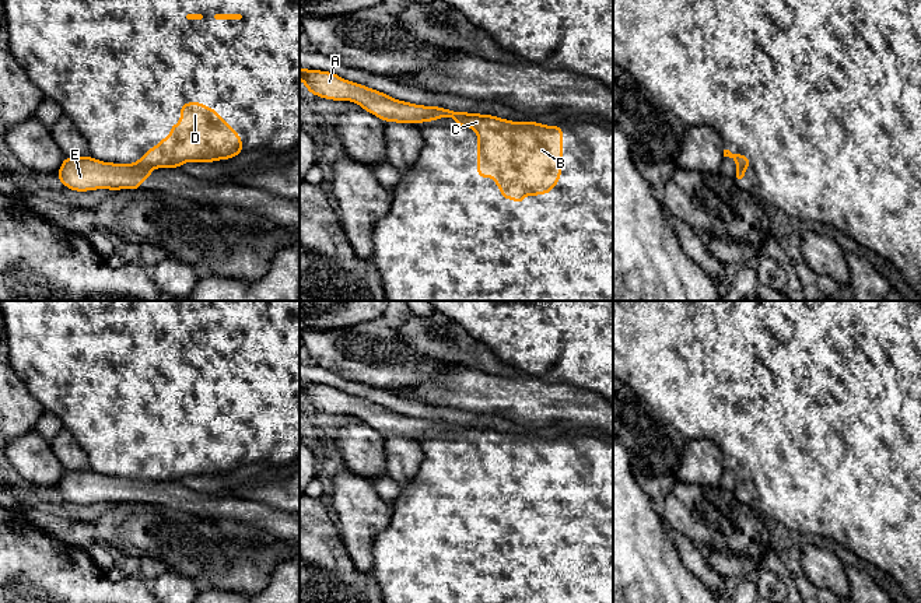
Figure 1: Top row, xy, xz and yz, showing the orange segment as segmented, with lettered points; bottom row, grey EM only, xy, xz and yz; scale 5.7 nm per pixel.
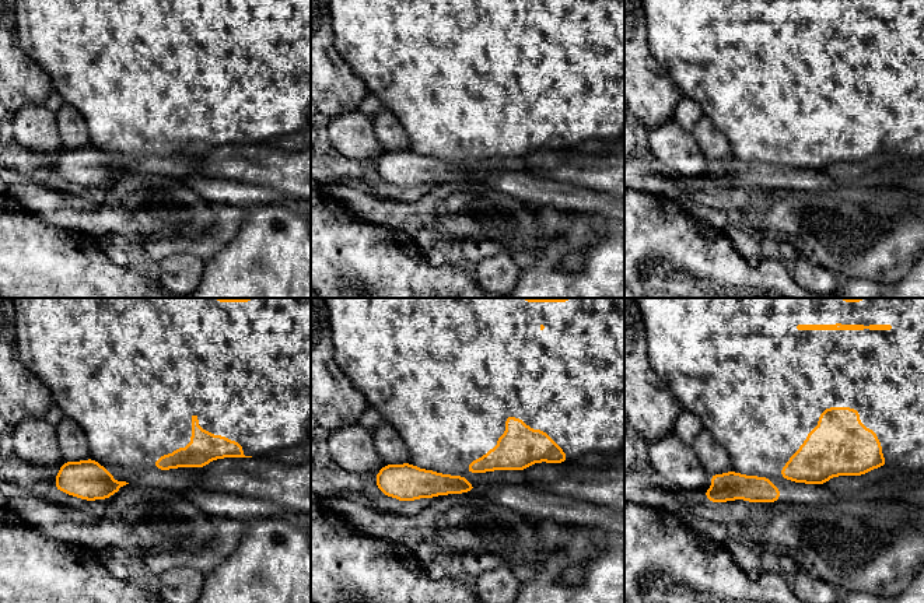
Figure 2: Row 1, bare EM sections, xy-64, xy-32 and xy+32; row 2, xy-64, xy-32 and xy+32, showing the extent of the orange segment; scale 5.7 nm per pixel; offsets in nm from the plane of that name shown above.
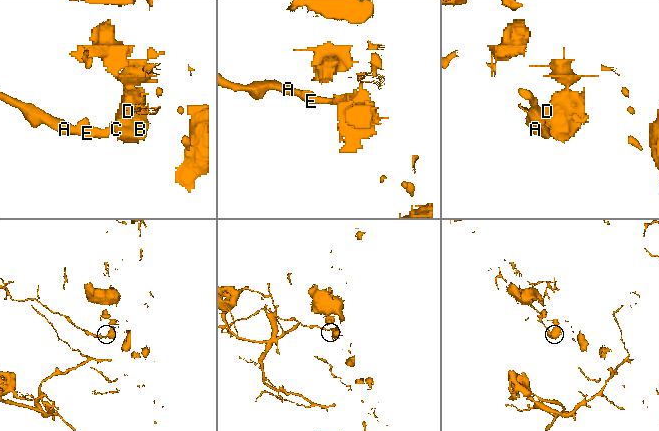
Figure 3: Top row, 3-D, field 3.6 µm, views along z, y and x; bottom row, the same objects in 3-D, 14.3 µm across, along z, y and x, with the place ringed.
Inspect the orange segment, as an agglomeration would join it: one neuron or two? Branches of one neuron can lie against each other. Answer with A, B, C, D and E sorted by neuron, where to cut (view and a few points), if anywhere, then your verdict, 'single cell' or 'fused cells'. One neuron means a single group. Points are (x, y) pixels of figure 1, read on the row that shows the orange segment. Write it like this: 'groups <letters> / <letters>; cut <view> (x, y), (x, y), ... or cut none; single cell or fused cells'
groups A E / B C D; cut xy (132, 164), (151, 168); fused cells

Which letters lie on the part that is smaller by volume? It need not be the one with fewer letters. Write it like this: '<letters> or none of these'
A, E

